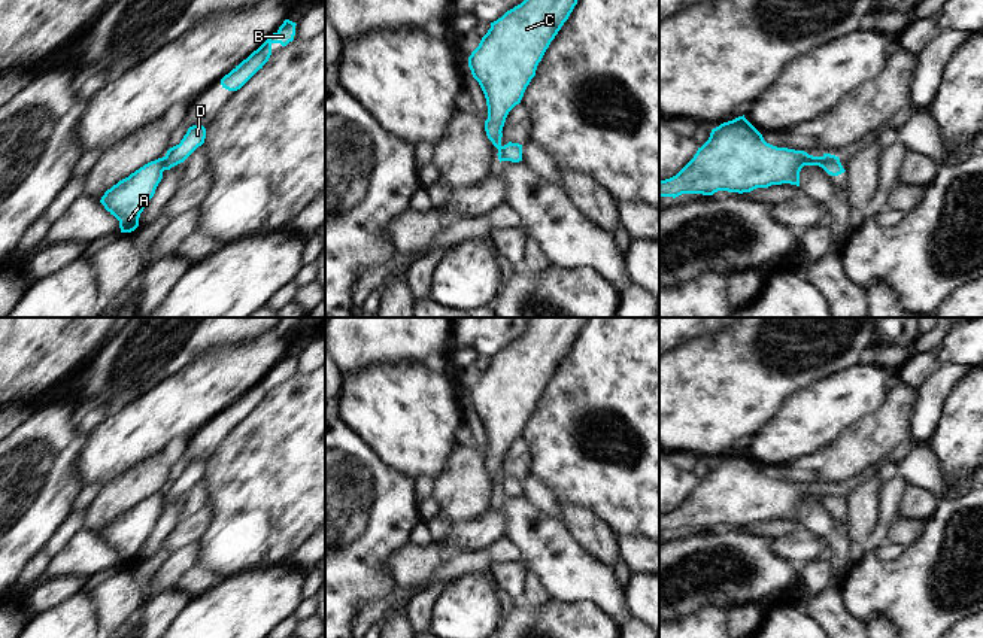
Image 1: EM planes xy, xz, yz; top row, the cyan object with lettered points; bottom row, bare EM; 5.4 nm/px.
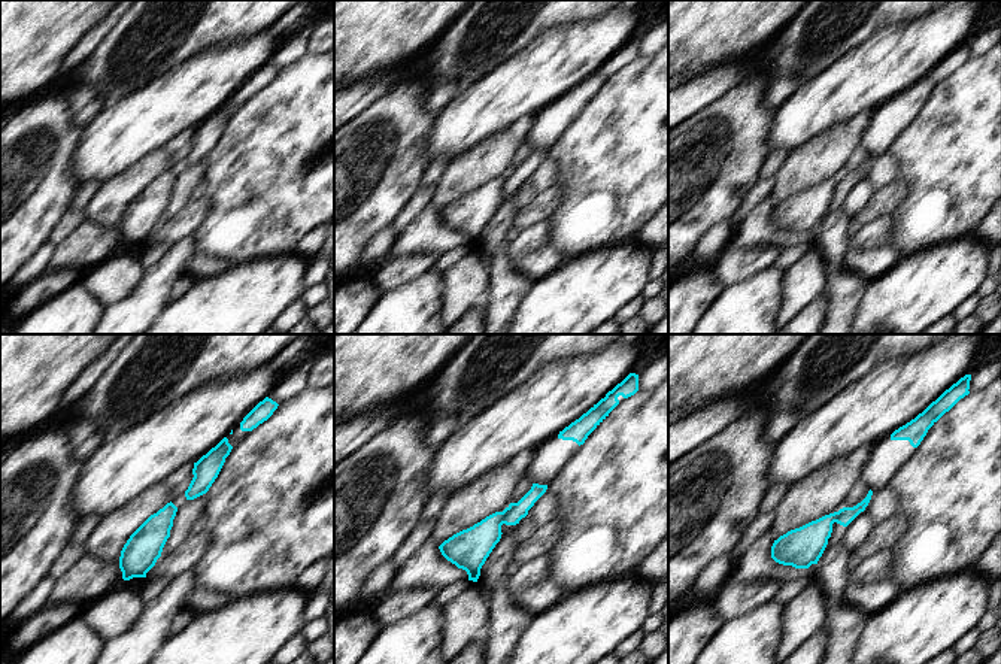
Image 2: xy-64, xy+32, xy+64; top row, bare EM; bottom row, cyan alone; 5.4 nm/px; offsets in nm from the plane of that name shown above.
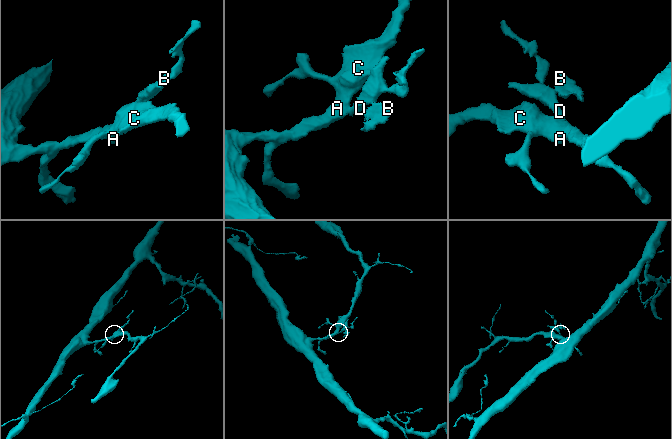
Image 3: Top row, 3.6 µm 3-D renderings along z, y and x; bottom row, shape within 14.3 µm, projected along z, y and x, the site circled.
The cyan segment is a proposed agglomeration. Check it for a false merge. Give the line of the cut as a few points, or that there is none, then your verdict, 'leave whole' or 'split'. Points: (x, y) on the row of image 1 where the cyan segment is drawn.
xy (163, 157), (164, 169) | split

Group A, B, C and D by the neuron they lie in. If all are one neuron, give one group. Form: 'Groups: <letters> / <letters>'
Groups: A C / B D.

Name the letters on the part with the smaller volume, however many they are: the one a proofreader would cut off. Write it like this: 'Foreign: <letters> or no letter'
Foreign: B, D

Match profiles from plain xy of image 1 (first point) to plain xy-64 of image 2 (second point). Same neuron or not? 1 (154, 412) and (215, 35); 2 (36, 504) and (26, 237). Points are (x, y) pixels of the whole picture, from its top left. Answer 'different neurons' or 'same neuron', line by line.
1: different neurons
2: same neuron

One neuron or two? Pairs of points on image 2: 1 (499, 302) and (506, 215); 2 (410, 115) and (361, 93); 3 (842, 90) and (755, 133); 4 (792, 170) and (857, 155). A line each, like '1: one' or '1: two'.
1: one
2: two
3: two
4: two

